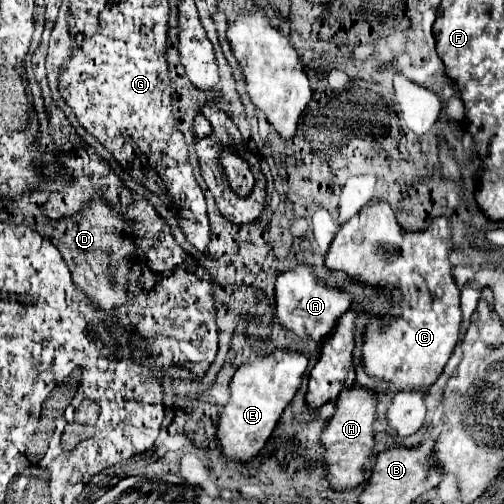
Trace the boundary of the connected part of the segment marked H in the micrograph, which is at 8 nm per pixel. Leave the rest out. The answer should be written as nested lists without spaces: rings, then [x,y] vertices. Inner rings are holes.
[[[354,386],[350,390],[342,390],[340,398],[336,400],[336,414],[330,418],[322,432],[322,444],[326,446],[326,466],[328,466],[328,482],[334,490],[354,488],[360,482],[366,480],[364,476],[364,464],[372,458],[374,452],[374,430],[372,424],[376,422],[376,406],[378,406],[378,394]]]

